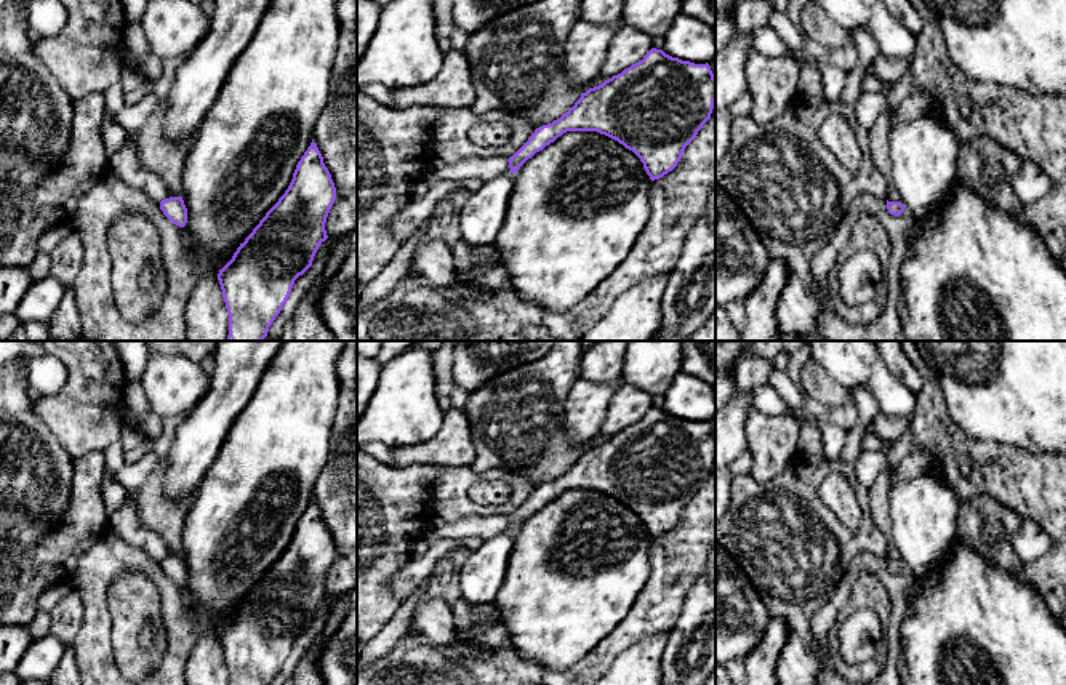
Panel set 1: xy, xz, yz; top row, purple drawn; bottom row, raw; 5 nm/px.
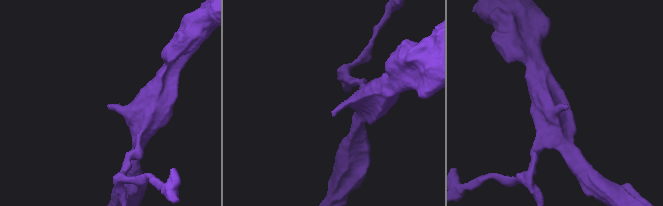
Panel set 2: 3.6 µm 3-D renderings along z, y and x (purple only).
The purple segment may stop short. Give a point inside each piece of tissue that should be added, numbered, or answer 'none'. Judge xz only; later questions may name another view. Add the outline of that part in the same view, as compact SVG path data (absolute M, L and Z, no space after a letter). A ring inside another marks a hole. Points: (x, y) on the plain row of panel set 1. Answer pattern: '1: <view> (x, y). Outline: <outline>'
1: xz (482, 527). Outline: M432 515L426 528L421 531L415 549L424 551L445 538L456 539L477 536L485 541L506 531L511 531L511 527L507 517L503 515L466 517L456 522L447 522Z

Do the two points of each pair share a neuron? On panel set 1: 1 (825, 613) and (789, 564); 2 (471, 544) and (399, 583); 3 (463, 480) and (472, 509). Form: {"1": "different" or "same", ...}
{"1": "different", "2": "same", "3": "same"}

